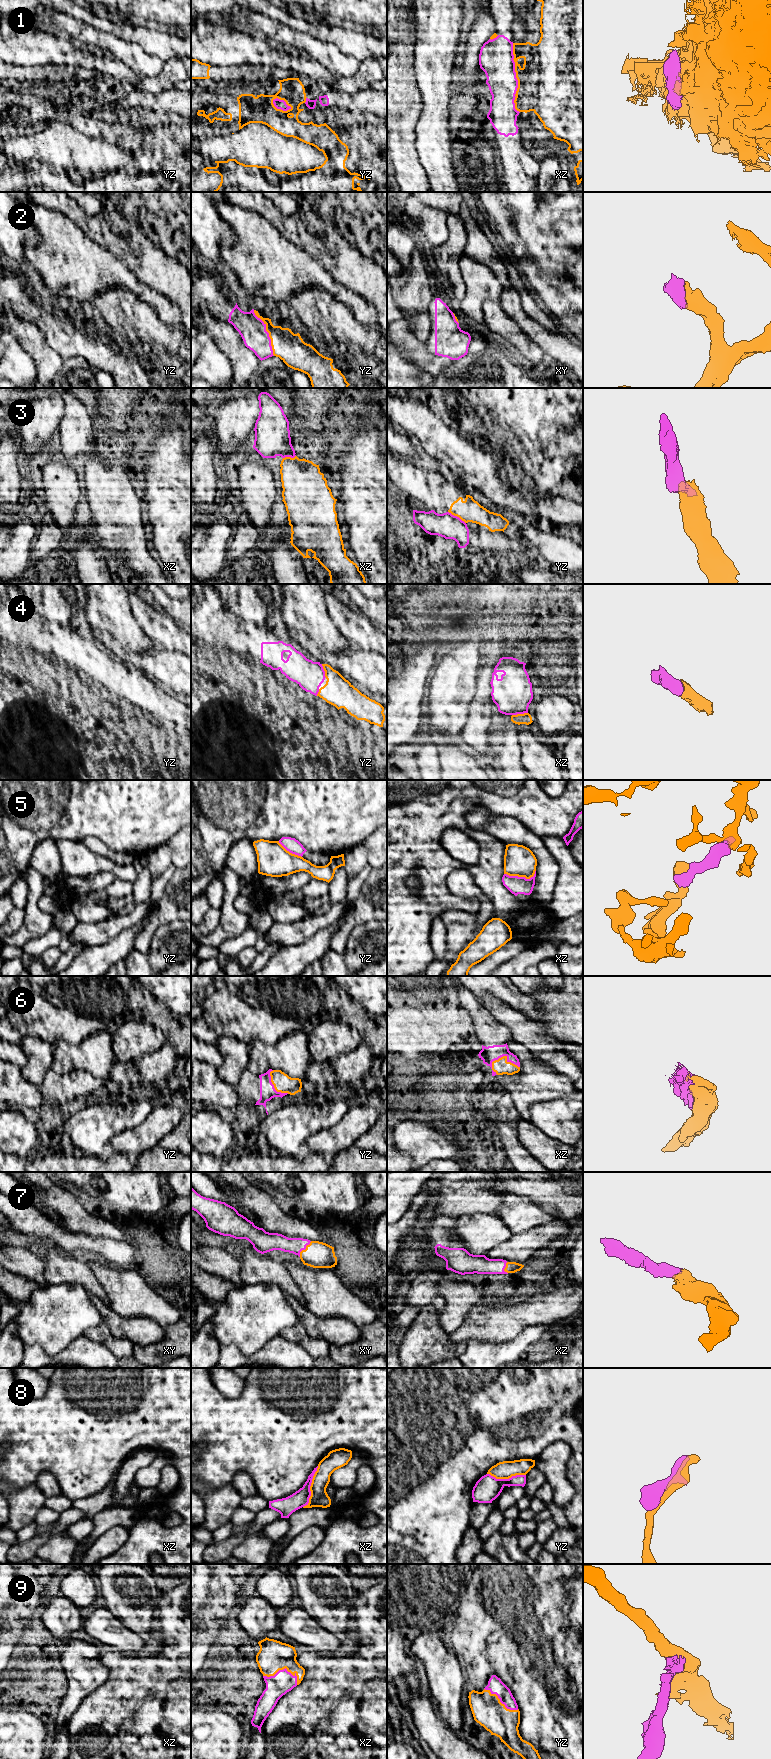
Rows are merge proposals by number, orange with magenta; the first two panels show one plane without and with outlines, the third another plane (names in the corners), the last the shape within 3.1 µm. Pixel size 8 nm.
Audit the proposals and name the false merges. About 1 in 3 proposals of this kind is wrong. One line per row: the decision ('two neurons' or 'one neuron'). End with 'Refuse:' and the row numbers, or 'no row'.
1: two neurons
2: one neuron
3: two neurons
4: one neuron
5: one neuron
6: one neuron
7: one neuron
8: two neurons
9: one neuron
Refuse: 1, 3, 8

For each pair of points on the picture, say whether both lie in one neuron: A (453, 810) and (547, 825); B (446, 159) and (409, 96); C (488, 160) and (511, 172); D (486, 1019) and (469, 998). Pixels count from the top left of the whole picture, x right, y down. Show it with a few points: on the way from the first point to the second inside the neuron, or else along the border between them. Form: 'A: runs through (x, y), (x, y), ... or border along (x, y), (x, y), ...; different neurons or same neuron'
A: runs through (476, 796), (479, 795), (500, 806), (524, 806); same neuron
B: border along (420, 92), (422, 107), (416, 125), (415, 138); different neurons
C: border along (491, 140), (497, 163); different neurons
D: runs through (481, 1014), (470, 1003); same neuron

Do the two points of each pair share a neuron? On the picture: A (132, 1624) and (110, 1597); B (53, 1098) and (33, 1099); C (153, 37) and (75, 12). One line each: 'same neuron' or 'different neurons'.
A: same neuron
B: different neurons
C: same neuron

